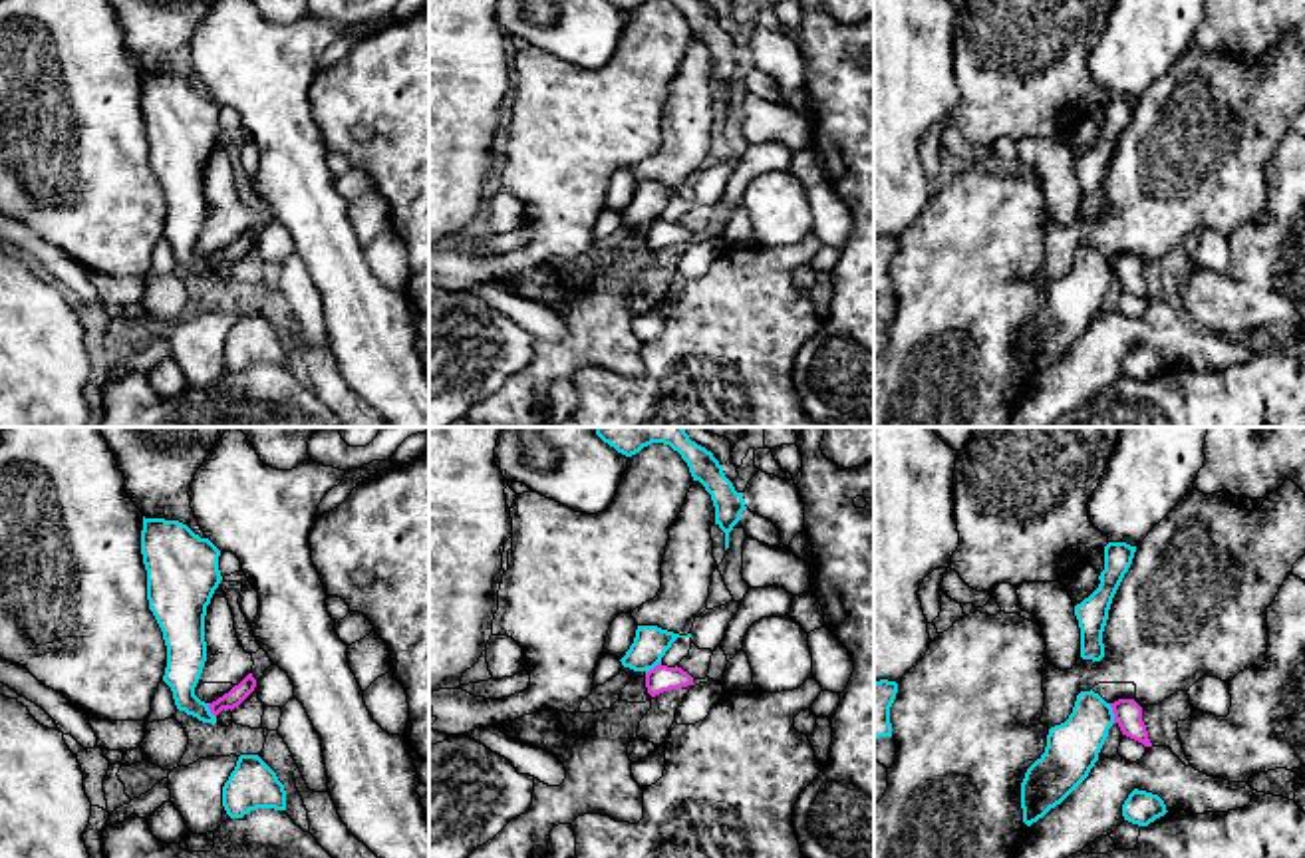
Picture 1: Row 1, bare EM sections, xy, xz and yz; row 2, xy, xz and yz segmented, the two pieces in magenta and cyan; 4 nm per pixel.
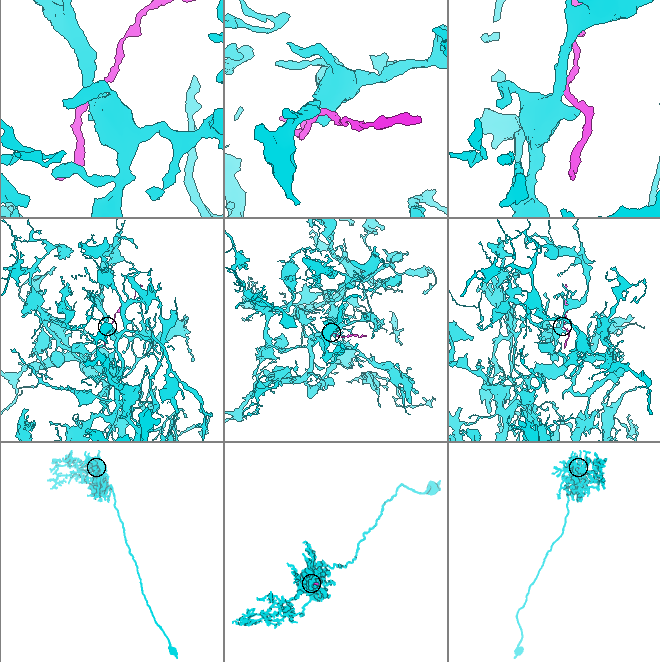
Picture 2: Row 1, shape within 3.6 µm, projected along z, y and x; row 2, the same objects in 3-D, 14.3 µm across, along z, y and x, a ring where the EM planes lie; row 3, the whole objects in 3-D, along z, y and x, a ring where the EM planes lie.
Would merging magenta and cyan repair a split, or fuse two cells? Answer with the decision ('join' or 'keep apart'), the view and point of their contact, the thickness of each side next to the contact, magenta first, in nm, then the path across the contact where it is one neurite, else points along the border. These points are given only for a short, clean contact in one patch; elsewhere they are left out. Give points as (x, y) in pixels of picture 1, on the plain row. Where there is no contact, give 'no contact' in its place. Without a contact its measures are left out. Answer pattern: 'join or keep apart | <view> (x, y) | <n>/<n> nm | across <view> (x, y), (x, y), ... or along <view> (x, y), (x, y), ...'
keep apart | yz (1113, 267) | 110/220 nm | along yz (1109, 259), (1115, 277)

